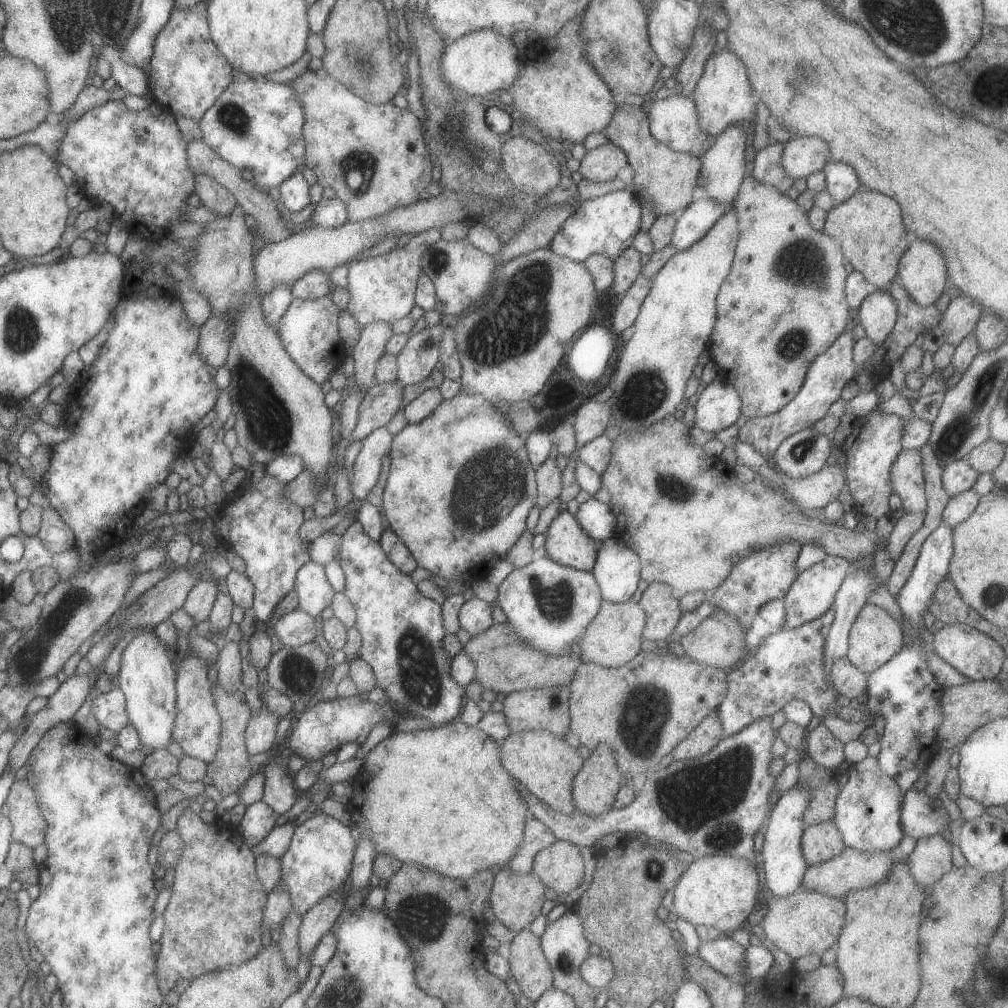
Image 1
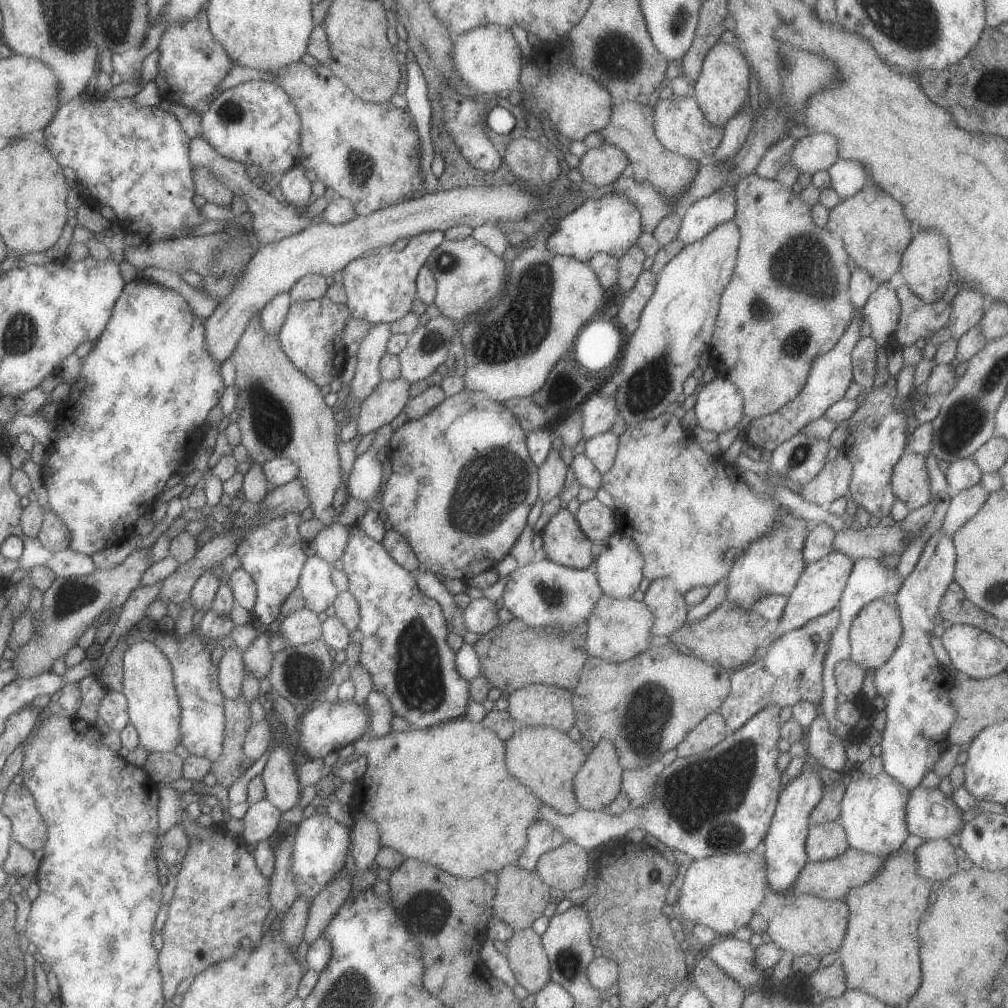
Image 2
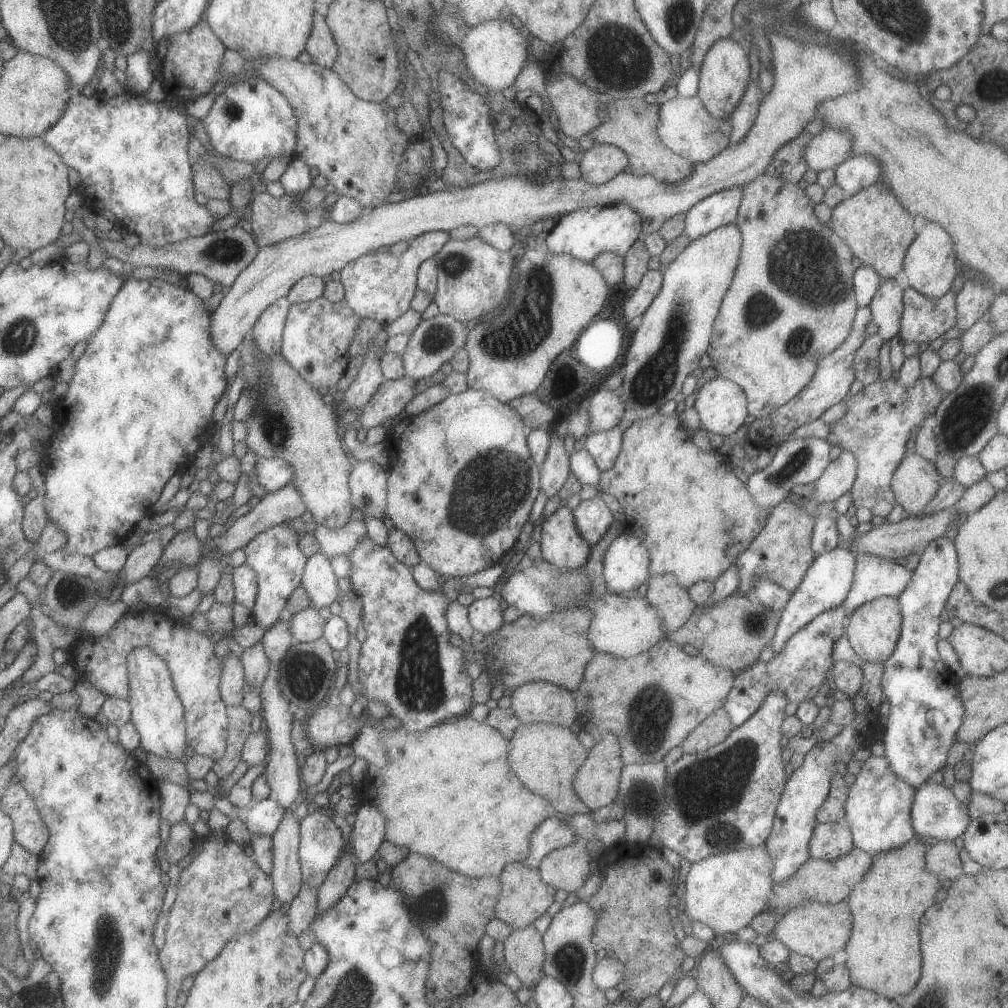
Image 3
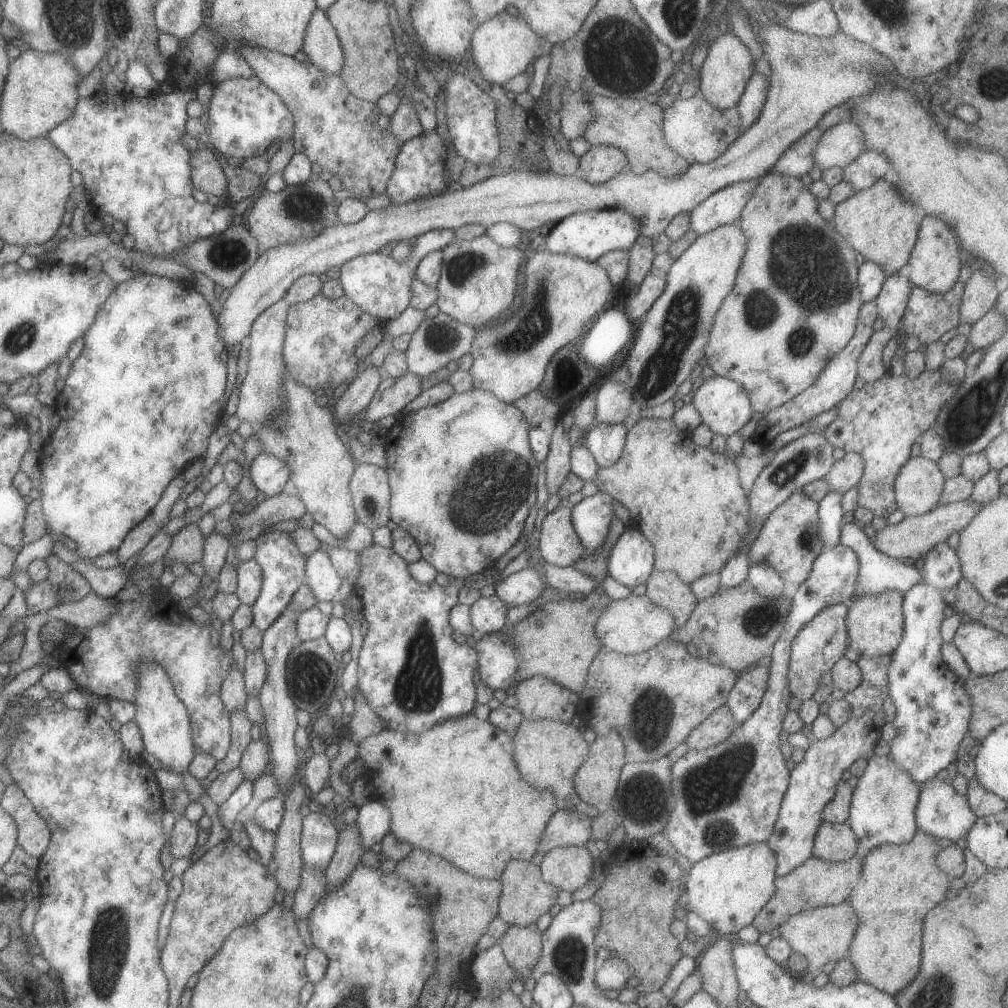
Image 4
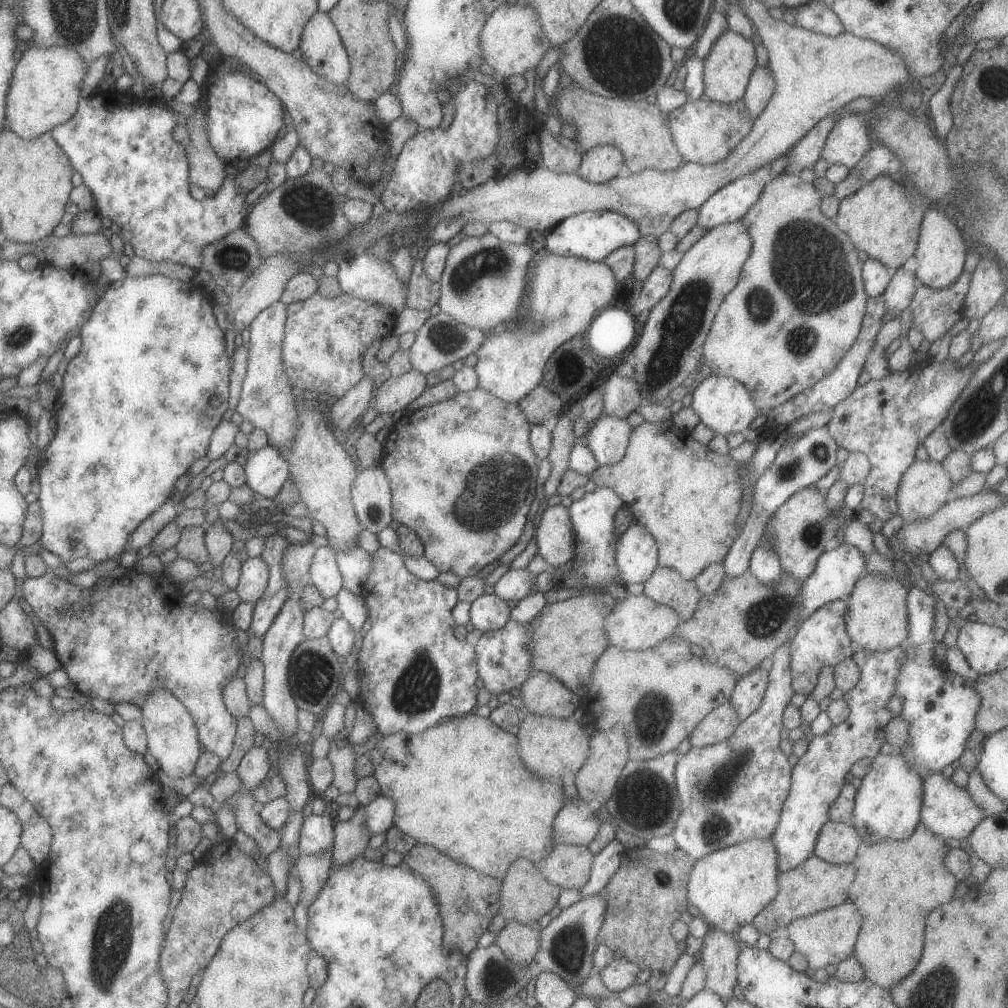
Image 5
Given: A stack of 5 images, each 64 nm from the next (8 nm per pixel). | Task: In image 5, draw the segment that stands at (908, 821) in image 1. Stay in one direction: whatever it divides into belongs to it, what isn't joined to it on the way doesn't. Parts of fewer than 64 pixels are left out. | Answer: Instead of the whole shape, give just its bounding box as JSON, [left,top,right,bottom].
[920,771,988,843]

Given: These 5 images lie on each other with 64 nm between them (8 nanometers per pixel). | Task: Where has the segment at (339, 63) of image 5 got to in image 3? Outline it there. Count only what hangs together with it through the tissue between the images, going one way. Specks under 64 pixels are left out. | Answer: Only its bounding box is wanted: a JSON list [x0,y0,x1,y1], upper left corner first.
[305,8,338,70]

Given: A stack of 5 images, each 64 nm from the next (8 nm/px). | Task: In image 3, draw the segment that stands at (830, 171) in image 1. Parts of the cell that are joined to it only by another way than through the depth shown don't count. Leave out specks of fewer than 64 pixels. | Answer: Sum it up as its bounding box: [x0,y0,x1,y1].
[833,156,880,196]

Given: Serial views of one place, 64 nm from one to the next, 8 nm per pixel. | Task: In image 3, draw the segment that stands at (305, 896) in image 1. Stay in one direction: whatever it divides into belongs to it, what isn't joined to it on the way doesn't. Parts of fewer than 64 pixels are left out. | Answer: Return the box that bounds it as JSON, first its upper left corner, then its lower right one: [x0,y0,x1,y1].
[299,810,346,887]

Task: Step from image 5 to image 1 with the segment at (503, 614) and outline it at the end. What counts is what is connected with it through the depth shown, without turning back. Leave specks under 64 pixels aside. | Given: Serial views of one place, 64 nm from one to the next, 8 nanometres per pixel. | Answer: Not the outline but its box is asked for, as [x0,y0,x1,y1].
[458,597,494,635]

